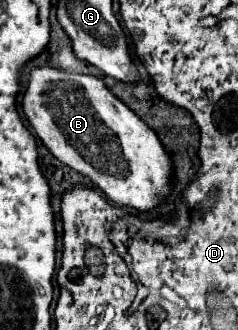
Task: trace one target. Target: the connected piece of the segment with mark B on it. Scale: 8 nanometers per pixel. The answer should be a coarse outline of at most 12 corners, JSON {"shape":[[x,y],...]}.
{"shape":[[34,66],[22,110],[118,206],[168,196],[172,162],[100,78]]}

